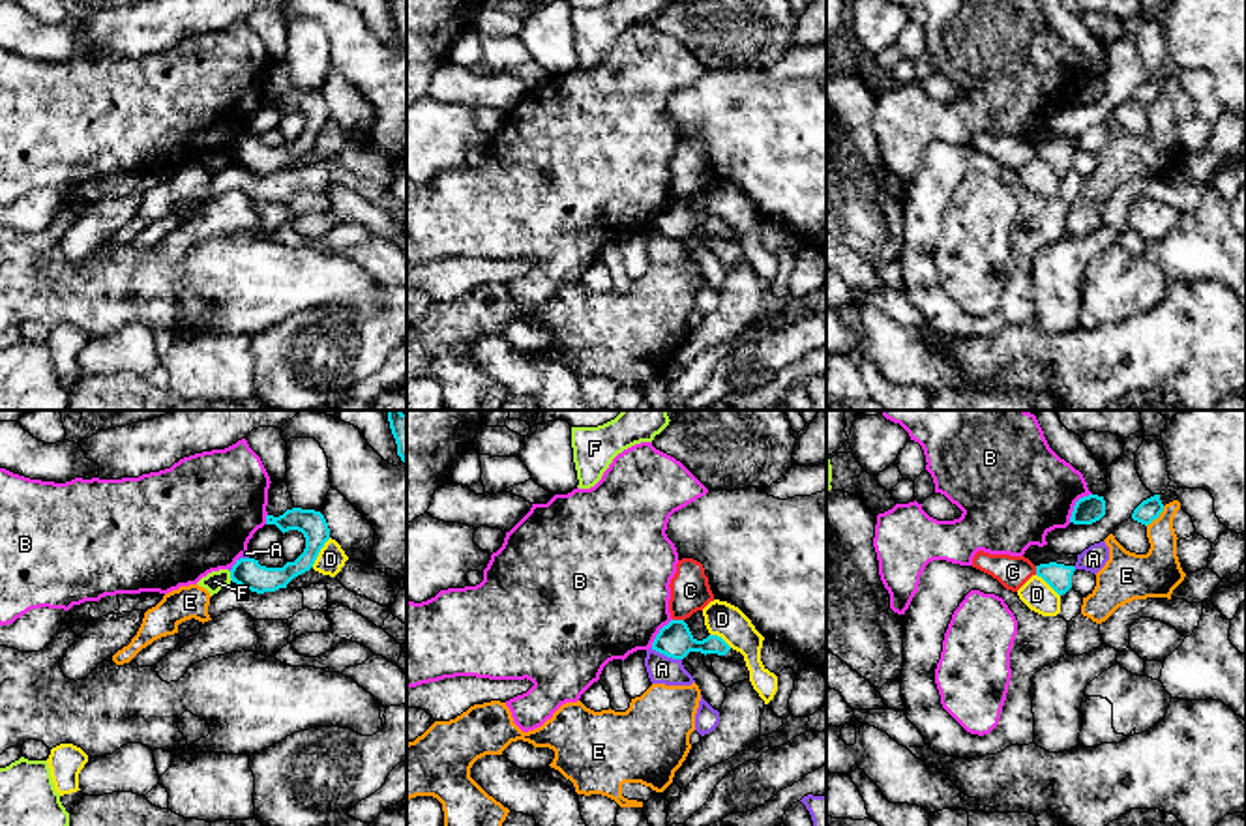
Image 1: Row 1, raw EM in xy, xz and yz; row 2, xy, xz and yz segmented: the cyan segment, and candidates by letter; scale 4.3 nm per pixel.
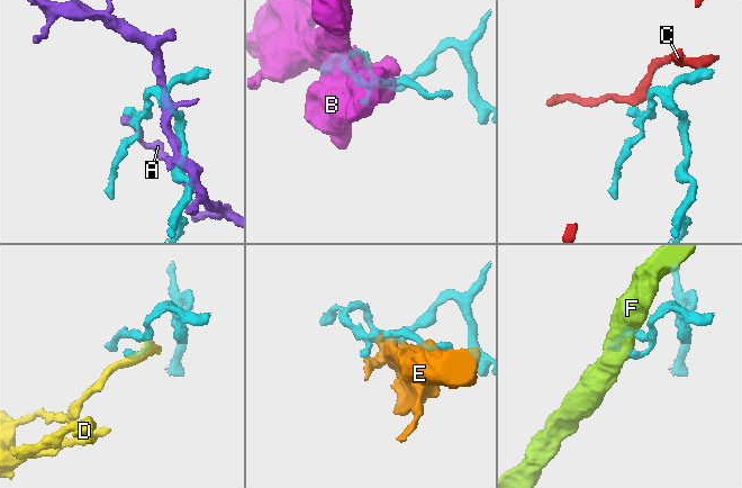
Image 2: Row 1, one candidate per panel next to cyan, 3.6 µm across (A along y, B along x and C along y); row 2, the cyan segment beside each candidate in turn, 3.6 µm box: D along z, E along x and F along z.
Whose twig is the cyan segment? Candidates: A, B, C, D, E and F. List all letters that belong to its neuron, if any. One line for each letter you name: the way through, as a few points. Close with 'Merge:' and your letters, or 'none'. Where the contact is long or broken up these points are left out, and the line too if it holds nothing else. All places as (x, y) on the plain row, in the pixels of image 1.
Merge: none

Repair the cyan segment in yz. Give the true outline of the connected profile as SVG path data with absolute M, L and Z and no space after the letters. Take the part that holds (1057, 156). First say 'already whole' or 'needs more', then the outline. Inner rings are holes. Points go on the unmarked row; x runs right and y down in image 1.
needs more; M1057 142L1036 146L1036 155L1042 157L1059 176L1074 169L1083 178L1087 178L1096 167L1094 154Z

